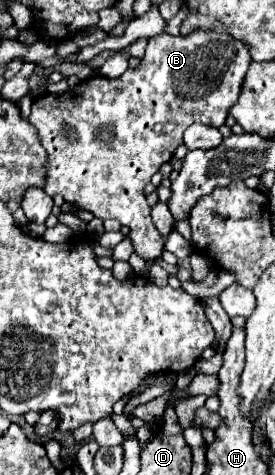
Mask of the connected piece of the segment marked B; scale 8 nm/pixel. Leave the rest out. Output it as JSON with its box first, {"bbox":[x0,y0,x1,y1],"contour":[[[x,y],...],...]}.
{"bbox":[30,32,252,260],"contour":[[[192,32],[188,36],[168,36],[168,34],[160,34],[160,36],[154,36],[148,40],[148,48],[146,48],[146,54],[144,58],[140,60],[140,64],[136,68],[128,68],[120,78],[106,78],[102,74],[94,74],[86,80],[82,80],[76,88],[70,88],[66,90],[64,94],[42,94],[38,98],[34,98],[32,102],[32,114],[30,114],[30,124],[38,130],[38,136],[40,136],[40,142],[42,146],[46,148],[48,152],[48,182],[44,186],[44,192],[48,196],[54,196],[54,194],[60,194],[64,196],[66,202],[72,202],[76,204],[78,208],[84,208],[88,212],[92,212],[94,216],[106,220],[106,218],[116,218],[120,220],[120,224],[128,226],[130,228],[130,240],[134,244],[134,250],[136,254],[140,254],[144,260],[156,260],[160,254],[162,254],[162,238],[160,238],[160,232],[156,230],[156,226],[152,224],[152,218],[150,218],[150,204],[146,202],[146,196],[144,196],[144,186],[150,182],[150,178],[158,172],[158,168],[164,164],[164,162],[170,162],[174,150],[182,144],[182,134],[184,130],[194,124],[194,122],[204,122],[208,126],[214,126],[214,128],[220,128],[228,116],[228,110],[232,108],[232,104],[236,104],[238,96],[240,96],[240,84],[244,82],[244,76],[248,72],[248,64],[252,62],[252,58],[248,56],[248,48],[244,48],[244,44],[240,44],[238,40],[232,40],[232,36],[228,34],[222,34],[222,32]]]}

